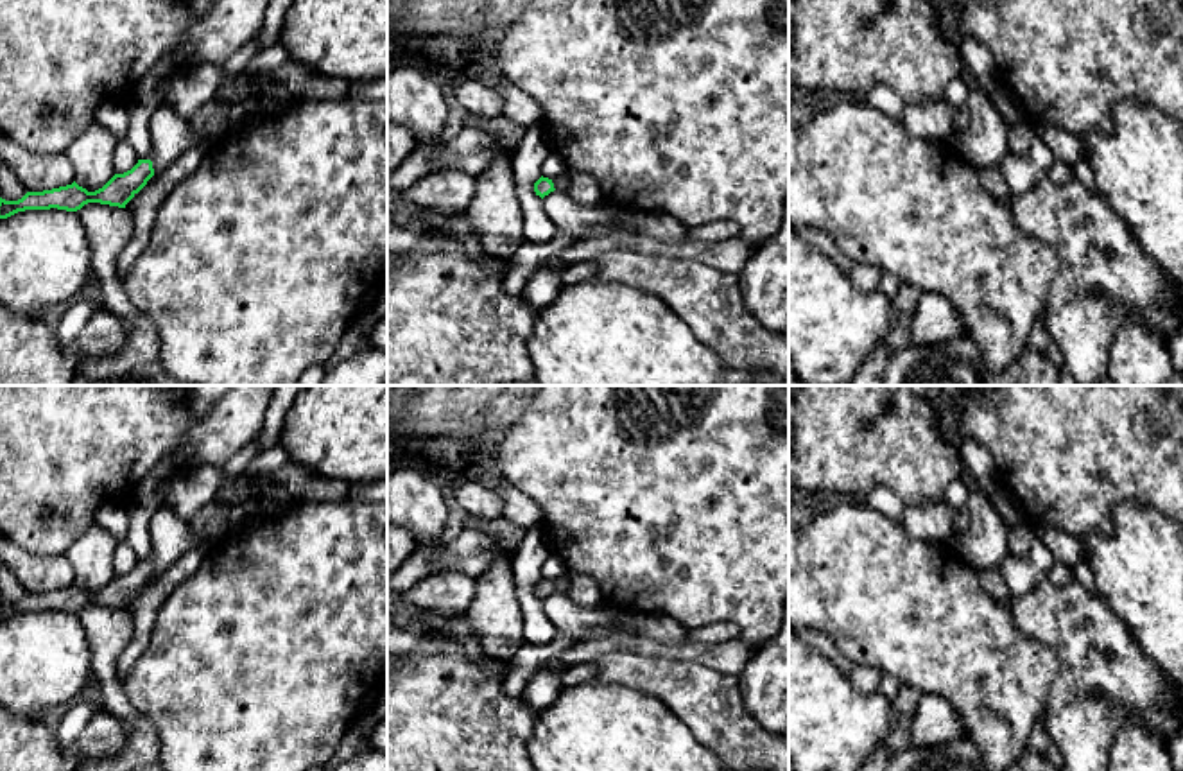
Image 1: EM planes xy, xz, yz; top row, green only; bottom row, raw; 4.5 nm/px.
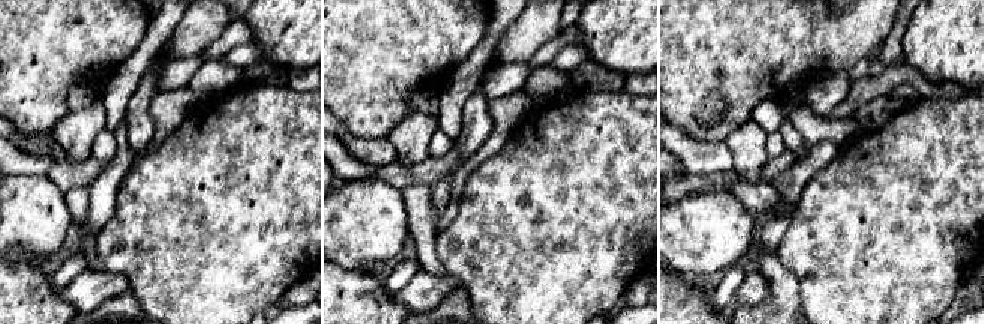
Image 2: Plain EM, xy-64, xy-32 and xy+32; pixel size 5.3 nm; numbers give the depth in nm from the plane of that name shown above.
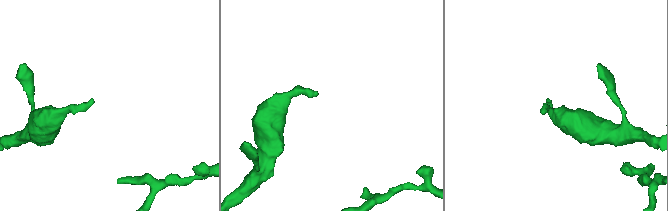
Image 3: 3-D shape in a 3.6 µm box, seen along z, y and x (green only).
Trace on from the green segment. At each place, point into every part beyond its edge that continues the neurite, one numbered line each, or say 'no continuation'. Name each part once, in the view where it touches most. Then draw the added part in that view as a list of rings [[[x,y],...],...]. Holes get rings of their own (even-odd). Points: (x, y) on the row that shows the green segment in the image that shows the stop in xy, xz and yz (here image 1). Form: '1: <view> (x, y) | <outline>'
1: xy (171, 135) | [[[163,102],[149,120],[152,169],[165,170],[179,154],[201,142],[190,124],[167,102]]]

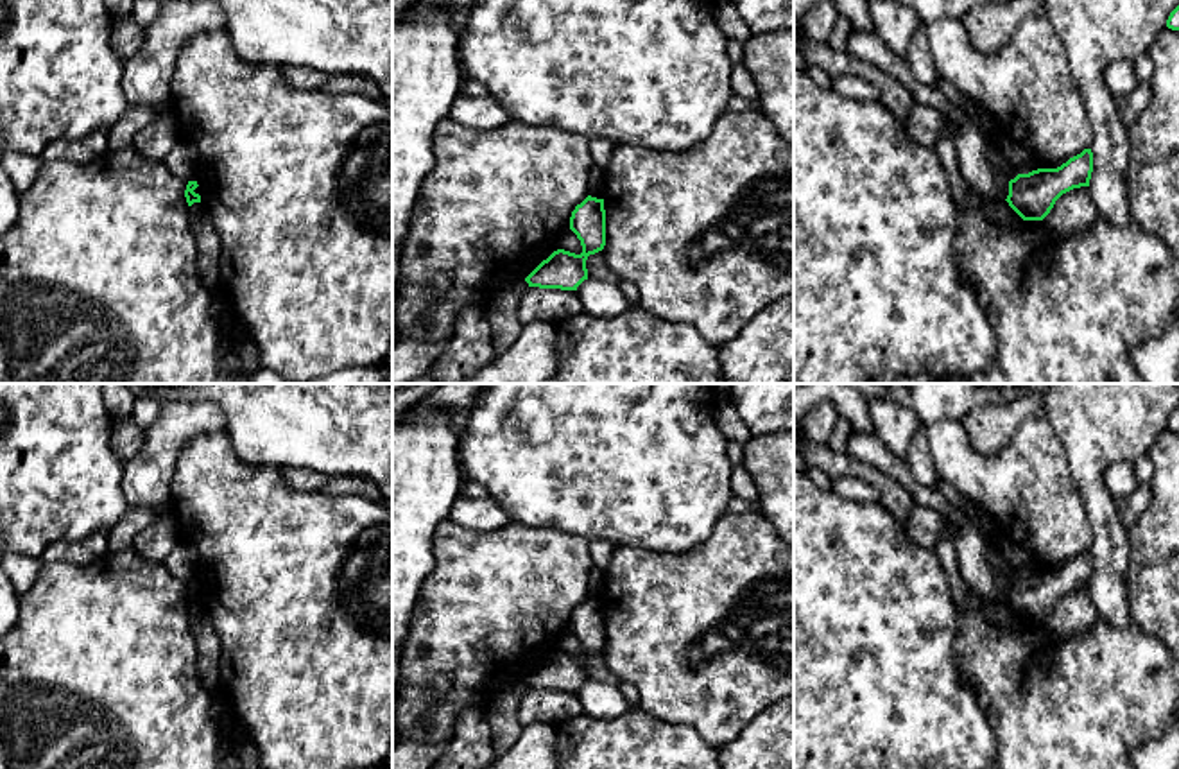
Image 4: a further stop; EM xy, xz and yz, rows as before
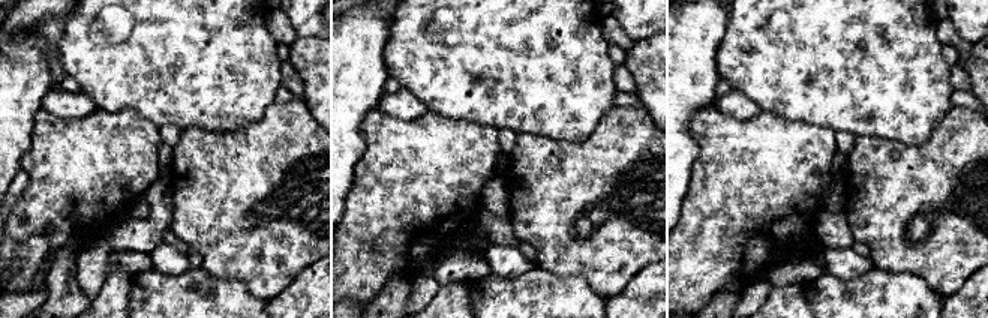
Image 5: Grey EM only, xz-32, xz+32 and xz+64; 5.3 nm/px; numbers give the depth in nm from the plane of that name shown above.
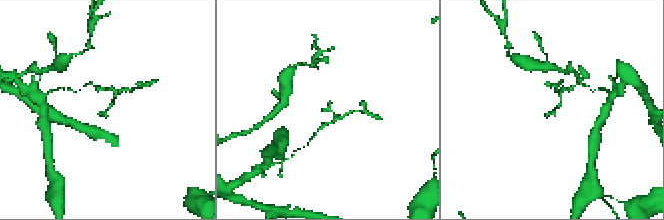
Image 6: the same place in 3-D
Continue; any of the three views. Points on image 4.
no continuation

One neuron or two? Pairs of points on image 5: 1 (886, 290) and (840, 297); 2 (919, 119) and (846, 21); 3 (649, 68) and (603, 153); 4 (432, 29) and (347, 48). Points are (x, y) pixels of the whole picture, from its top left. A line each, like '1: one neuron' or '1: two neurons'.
1: one neuron
2: one neuron
3: two neurons
4: two neurons

